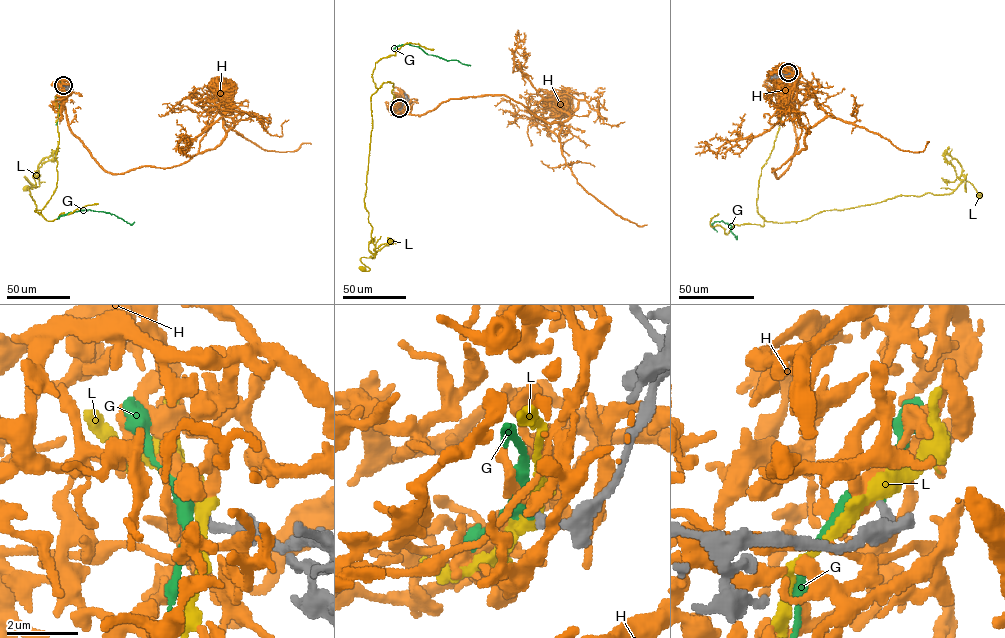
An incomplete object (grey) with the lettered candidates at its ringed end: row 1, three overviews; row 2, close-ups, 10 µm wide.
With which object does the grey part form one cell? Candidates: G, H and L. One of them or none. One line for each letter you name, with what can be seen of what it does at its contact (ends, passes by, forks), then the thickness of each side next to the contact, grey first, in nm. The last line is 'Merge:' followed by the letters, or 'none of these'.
H: it forks; calibres 240 and 320 nm
Merge: H

